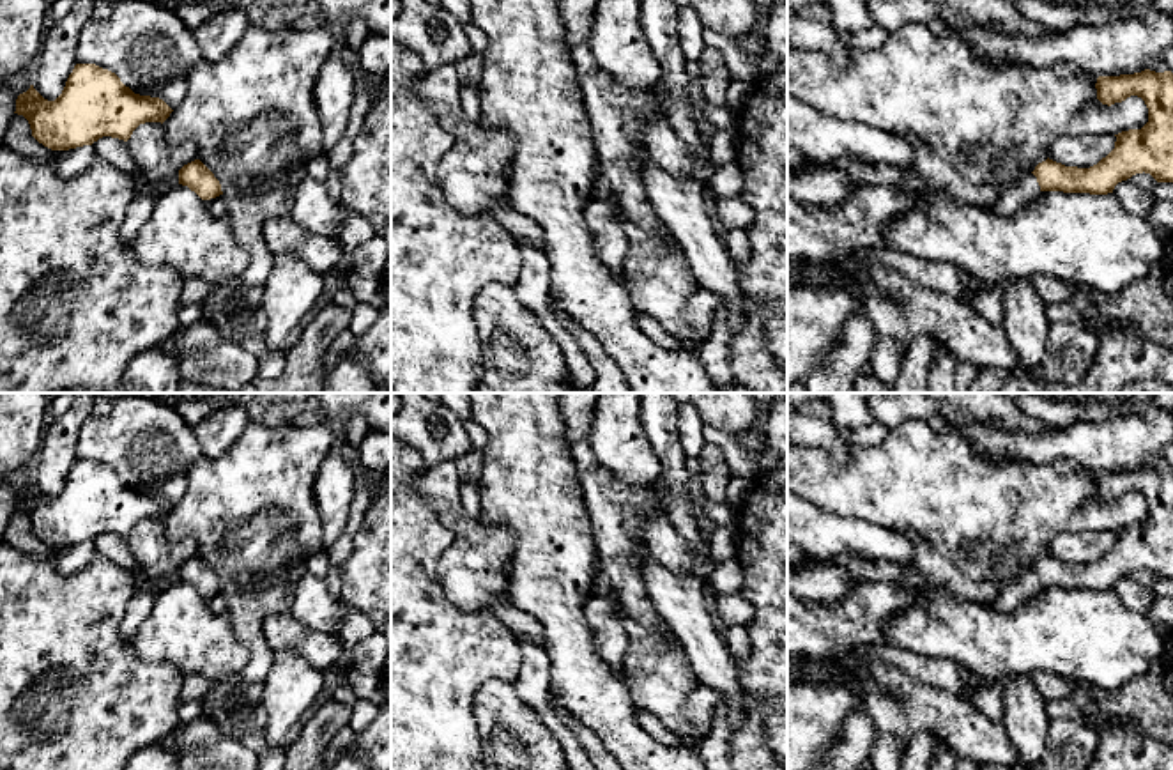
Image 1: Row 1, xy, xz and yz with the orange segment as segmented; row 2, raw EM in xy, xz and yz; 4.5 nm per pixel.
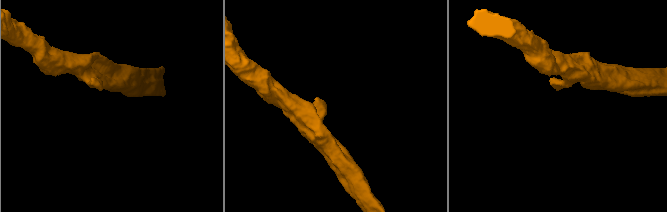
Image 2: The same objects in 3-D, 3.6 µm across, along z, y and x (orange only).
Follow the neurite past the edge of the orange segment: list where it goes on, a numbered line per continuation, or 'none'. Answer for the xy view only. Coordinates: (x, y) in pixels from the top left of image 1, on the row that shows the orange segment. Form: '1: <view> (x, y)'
1: xy (216, 206)

